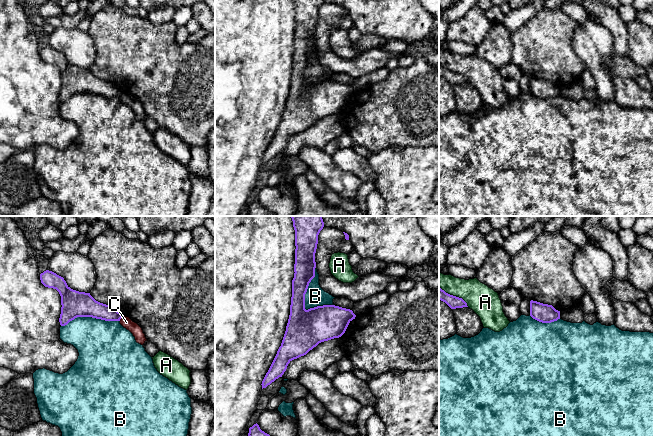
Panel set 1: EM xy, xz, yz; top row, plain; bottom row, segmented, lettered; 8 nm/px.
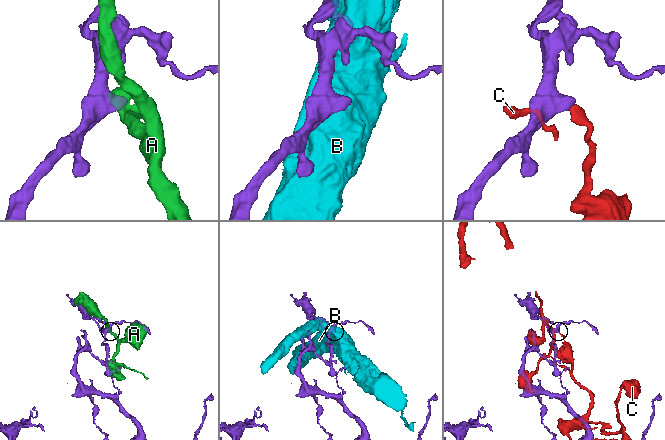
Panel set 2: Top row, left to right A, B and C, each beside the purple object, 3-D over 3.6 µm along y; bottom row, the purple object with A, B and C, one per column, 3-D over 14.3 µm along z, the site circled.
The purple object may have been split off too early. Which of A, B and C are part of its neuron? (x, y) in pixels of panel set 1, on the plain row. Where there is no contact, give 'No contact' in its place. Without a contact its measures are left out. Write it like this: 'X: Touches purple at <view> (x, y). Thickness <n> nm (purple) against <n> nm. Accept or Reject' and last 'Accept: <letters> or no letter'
A: Touches purple at yz (454, 72). Thickness 100 nm (purple) against 240 nm. Reject
B: Touches purple at xz (307, 64). Thickness 180 nm (purple) against 160 nm. Reject
C: Touches purple at xy (121, 93). Thickness 140 nm (purple) against 90 nm. Reject
Accept: no letter

